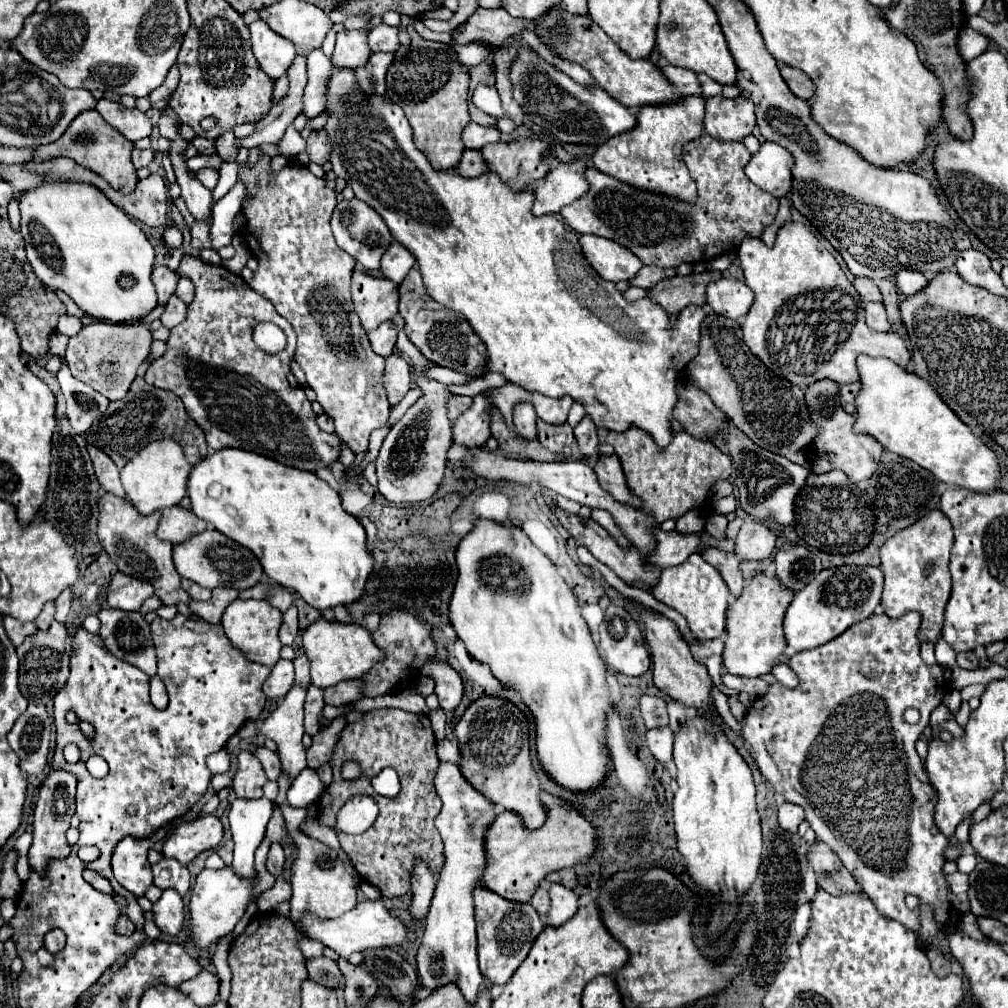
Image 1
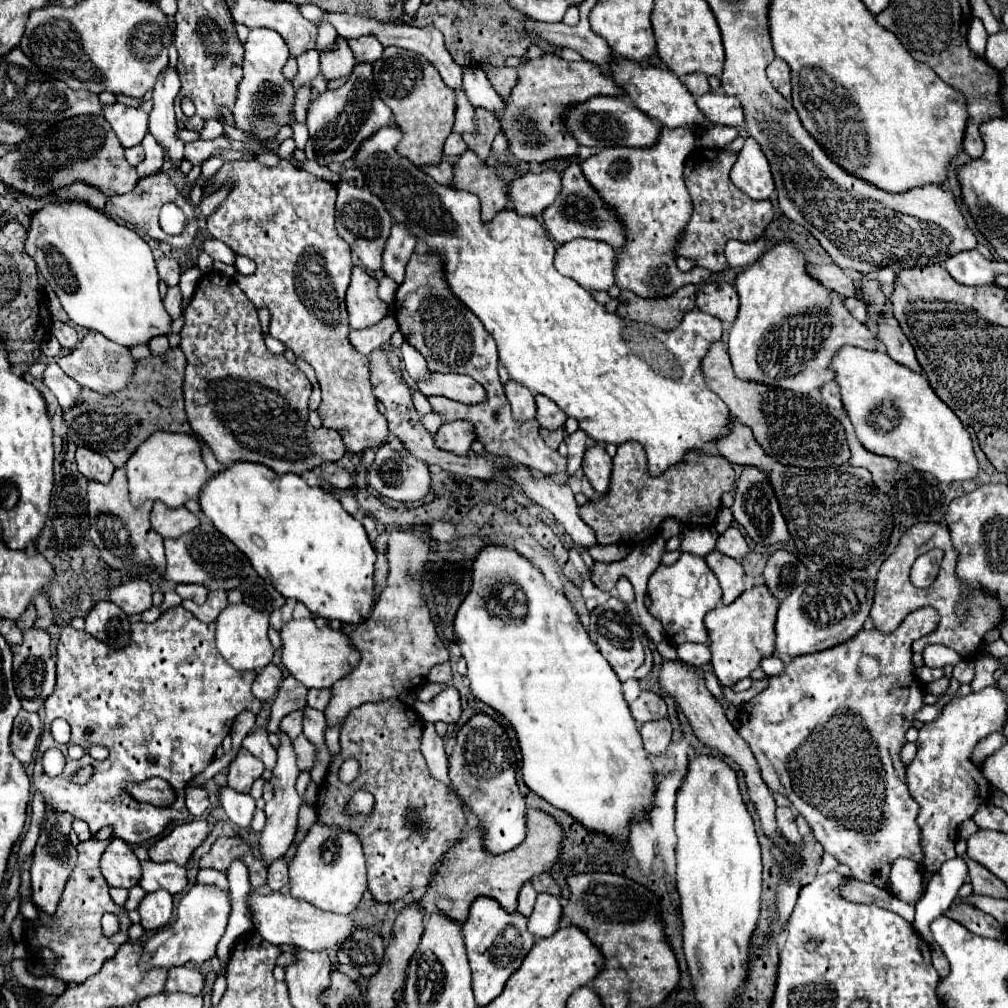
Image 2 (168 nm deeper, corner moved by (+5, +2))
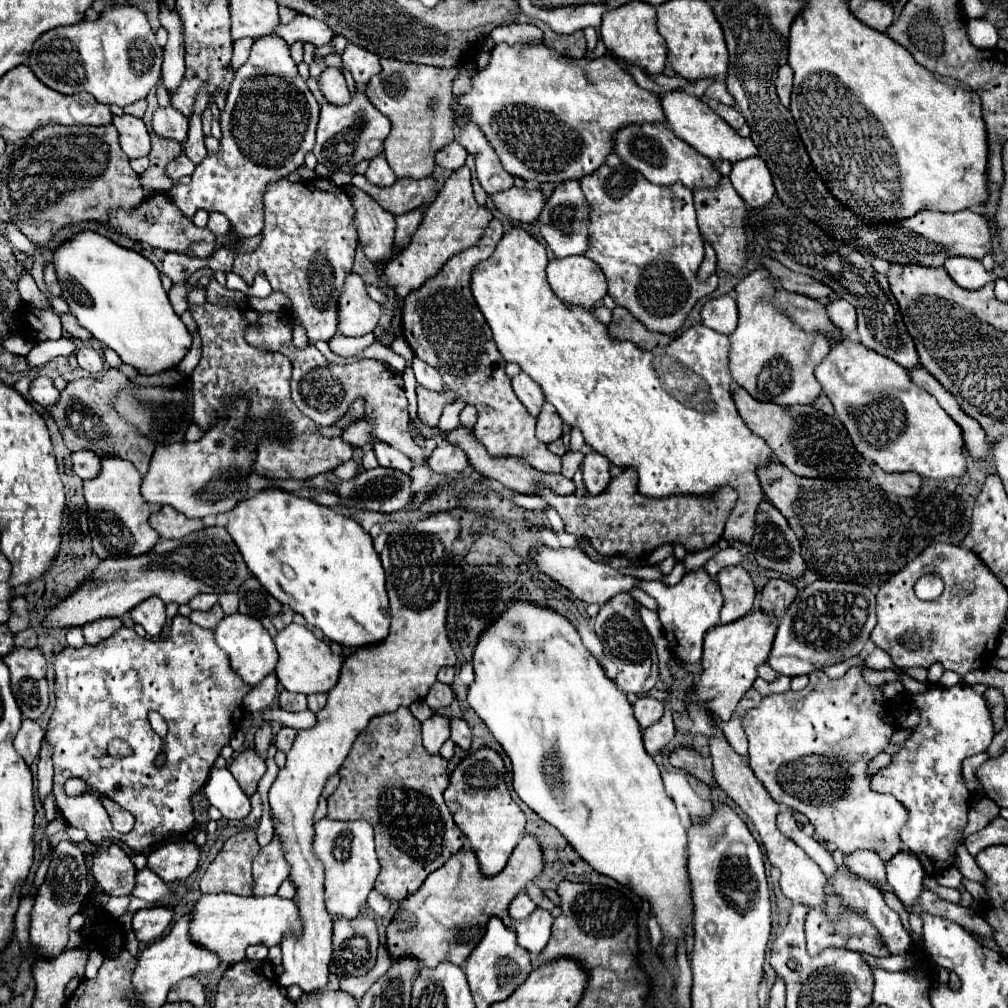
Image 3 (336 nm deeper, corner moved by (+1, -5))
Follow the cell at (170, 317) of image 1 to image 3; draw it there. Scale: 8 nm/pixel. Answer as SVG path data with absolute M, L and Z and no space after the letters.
M173 286L169 290L169 300L171 300L171 306L175 310L177 316L181 316L185 310L187 310L187 286Z

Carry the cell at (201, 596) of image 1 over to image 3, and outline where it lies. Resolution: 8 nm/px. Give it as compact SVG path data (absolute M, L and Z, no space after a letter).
M197 594L195 598L189 600L191 610L209 610L213 604L217 604L219 596L217 594Z

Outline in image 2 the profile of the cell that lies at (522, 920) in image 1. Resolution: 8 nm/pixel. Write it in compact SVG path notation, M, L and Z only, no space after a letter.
M479 897L473 901L469 919L463 925L463 939L473 973L475 1003L479 1007L485 1007L497 995L501 995L507 979L521 967L523 959L535 943L535 937L527 931L527 917L519 913L507 913L503 907L499 907L497 901L489 897Z

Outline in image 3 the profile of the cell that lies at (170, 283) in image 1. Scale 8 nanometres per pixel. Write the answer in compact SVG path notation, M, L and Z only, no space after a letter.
M167 252L163 258L163 274L169 276L173 284L185 284L187 278L195 270L205 268L205 266L207 266L207 260L191 258L191 256L185 256L179 252Z

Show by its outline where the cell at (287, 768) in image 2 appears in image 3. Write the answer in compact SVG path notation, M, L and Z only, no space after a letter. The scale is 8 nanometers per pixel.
M275 834L273 840L263 846L253 860L253 894L271 896L277 892L281 882L289 878L289 862L283 852L283 842Z

